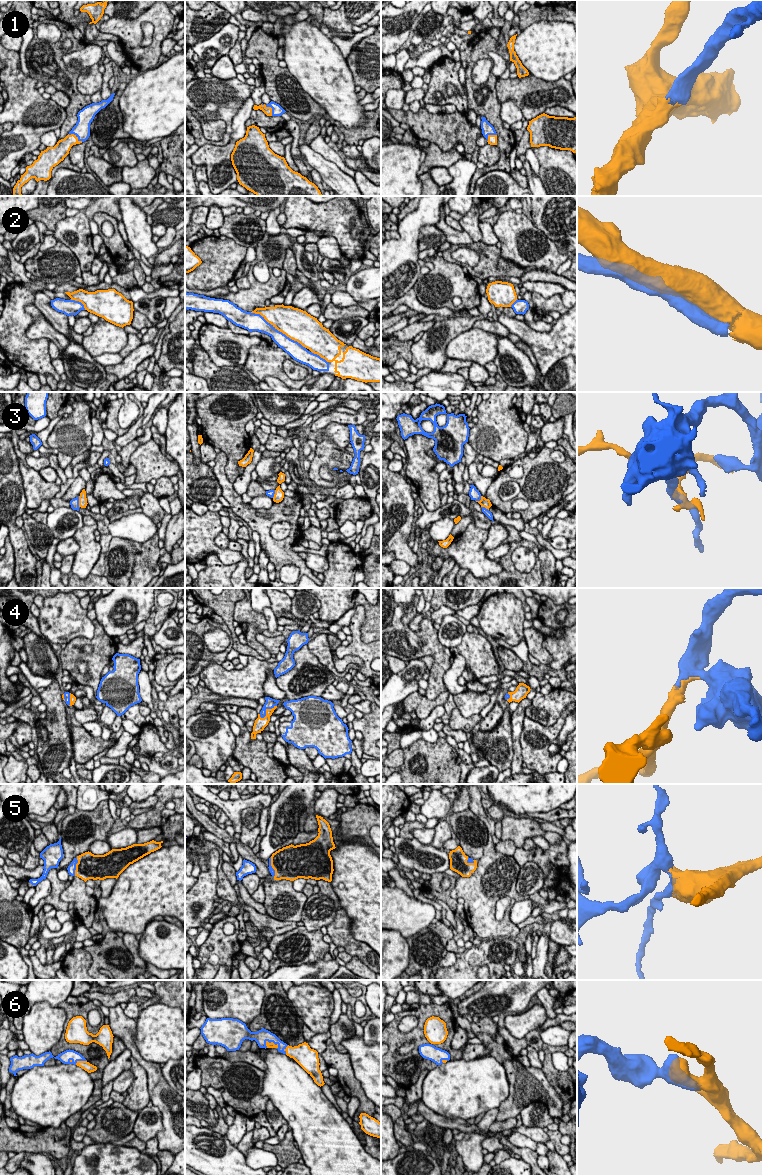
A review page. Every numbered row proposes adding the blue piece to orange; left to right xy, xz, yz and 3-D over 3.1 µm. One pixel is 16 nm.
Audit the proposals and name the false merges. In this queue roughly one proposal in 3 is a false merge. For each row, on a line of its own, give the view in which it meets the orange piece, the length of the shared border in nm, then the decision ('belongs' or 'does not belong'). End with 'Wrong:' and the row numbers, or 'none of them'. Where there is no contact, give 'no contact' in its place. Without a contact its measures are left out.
1: contact in xy; length 260 nm; belongs
2: contact in xz; length 1050 nm; belongs
3: contact in xy; length 190 nm; does not belong
4: contact in xz; length 340 nm; belongs
5: contact in xz; length 320 nm; belongs
6: contact in xy; length 200 nm; belongs
Wrong: 3

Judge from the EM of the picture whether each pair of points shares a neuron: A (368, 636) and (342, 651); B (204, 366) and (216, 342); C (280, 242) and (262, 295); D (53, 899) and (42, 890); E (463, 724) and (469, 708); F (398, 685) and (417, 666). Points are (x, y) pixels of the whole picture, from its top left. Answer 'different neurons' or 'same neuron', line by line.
A: different neurons
B: different neurons
C: same neuron
D: different neurons
E: different neurons
F: same neuron

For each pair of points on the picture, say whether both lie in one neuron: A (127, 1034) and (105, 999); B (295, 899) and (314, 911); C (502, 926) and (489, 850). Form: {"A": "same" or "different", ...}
{"A": "different", "B": "different", "C": "same"}

